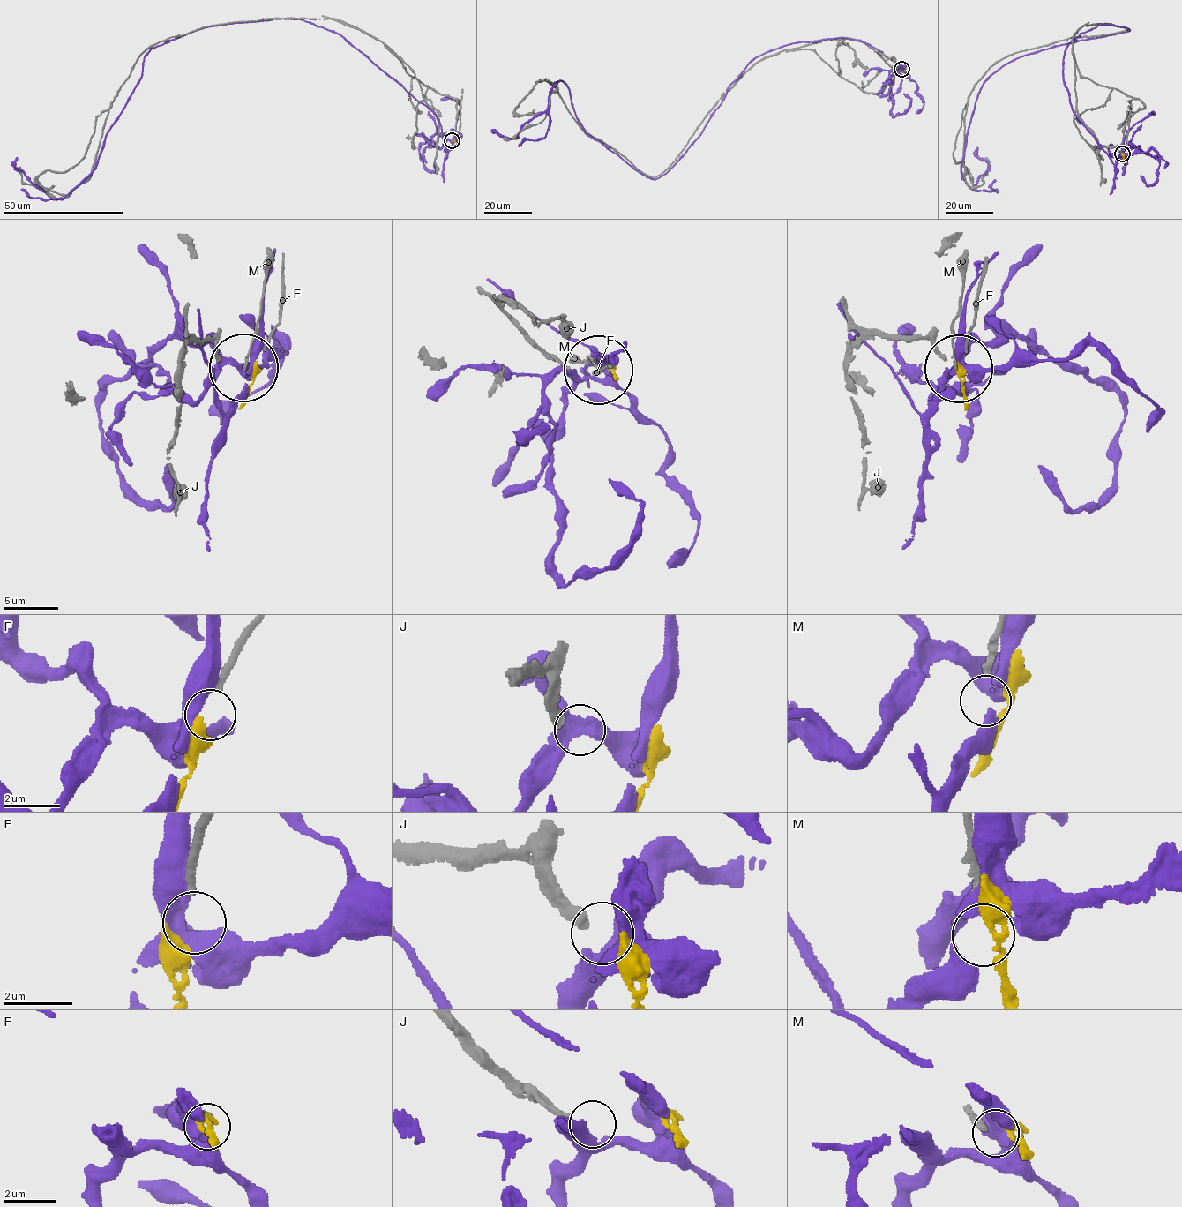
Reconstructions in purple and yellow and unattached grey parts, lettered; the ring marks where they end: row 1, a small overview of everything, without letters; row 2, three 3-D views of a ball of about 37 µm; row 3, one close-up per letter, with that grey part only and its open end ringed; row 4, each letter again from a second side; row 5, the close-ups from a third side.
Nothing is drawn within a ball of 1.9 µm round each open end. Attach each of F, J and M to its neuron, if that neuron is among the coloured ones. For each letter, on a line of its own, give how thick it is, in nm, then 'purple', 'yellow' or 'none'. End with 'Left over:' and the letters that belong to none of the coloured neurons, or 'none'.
F: 240 nm | yellow
J: 360 nm | none
M: 240 nm | none
Left over: J, M

